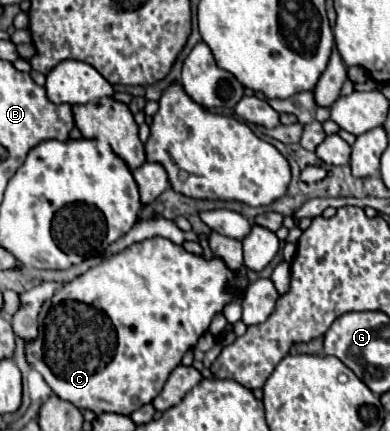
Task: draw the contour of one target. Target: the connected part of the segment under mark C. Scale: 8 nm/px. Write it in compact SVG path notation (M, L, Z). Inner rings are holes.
M150 237L150 239L144 239L140 243L134 243L130 247L126 247L124 251L112 255L110 259L104 259L102 263L98 263L96 267L90 267L86 273L78 275L76 279L64 283L48 301L44 301L42 309L40 309L40 315L38 315L38 325L44 327L40 333L40 337L34 341L26 341L26 347L24 347L24 353L26 353L26 361L32 369L36 369L44 381L48 383L48 387L64 401L70 401L74 407L78 409L90 409L94 413L122 413L122 415L130 415L132 411L140 409L142 405L146 403L152 403L152 399L162 391L168 375L172 373L172 369L176 369L184 357L186 351L190 351L198 339L208 331L212 319L224 311L224 307L228 303L232 303L236 299L236 295L244 293L248 289L250 281L248 277L242 273L242 271L234 271L230 269L220 257L212 257L212 259L204 259L204 255L194 255L190 251L186 251L182 245L176 245L172 243L170 239L164 239L164 237Z

